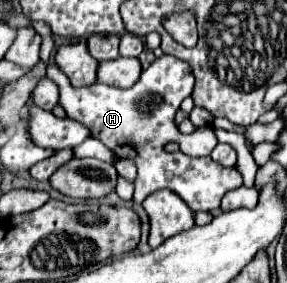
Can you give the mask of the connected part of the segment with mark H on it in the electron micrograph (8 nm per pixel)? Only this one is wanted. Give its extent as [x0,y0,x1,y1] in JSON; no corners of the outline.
[46,55,242,213]

